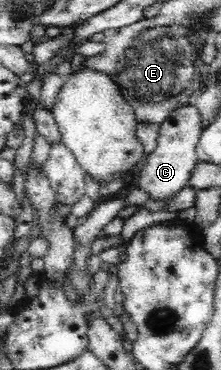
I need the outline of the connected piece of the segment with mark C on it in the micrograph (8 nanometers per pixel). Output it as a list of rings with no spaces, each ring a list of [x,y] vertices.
[[[193,103],[177,107],[163,123],[159,124],[159,138],[157,148],[149,154],[145,165],[139,171],[137,189],[149,195],[149,201],[164,201],[169,204],[177,193],[189,184],[191,173],[197,165],[196,147],[203,131],[201,112]]]

